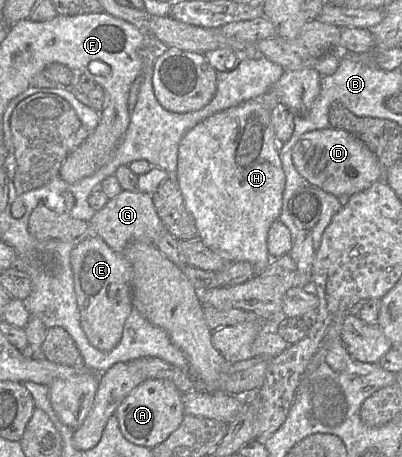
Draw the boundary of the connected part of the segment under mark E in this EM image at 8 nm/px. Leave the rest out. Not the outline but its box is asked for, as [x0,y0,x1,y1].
[71,235,133,351]

